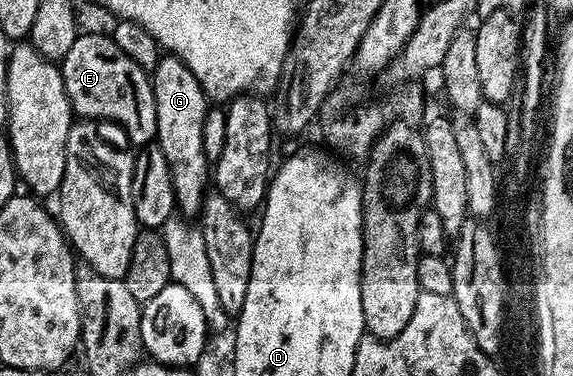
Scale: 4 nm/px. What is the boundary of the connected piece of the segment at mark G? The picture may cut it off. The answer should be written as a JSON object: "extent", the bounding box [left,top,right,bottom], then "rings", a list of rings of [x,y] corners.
{"extent":[151,55,211,215],"rings":[[[172,55],[161,56],[159,63],[151,71],[151,80],[157,116],[155,143],[163,151],[167,167],[171,171],[176,208],[185,215],[200,214],[207,192],[205,184],[210,184],[211,181],[211,162],[203,151],[203,119],[207,112],[205,92],[199,79],[191,75],[191,67],[187,67],[183,59]]]}

